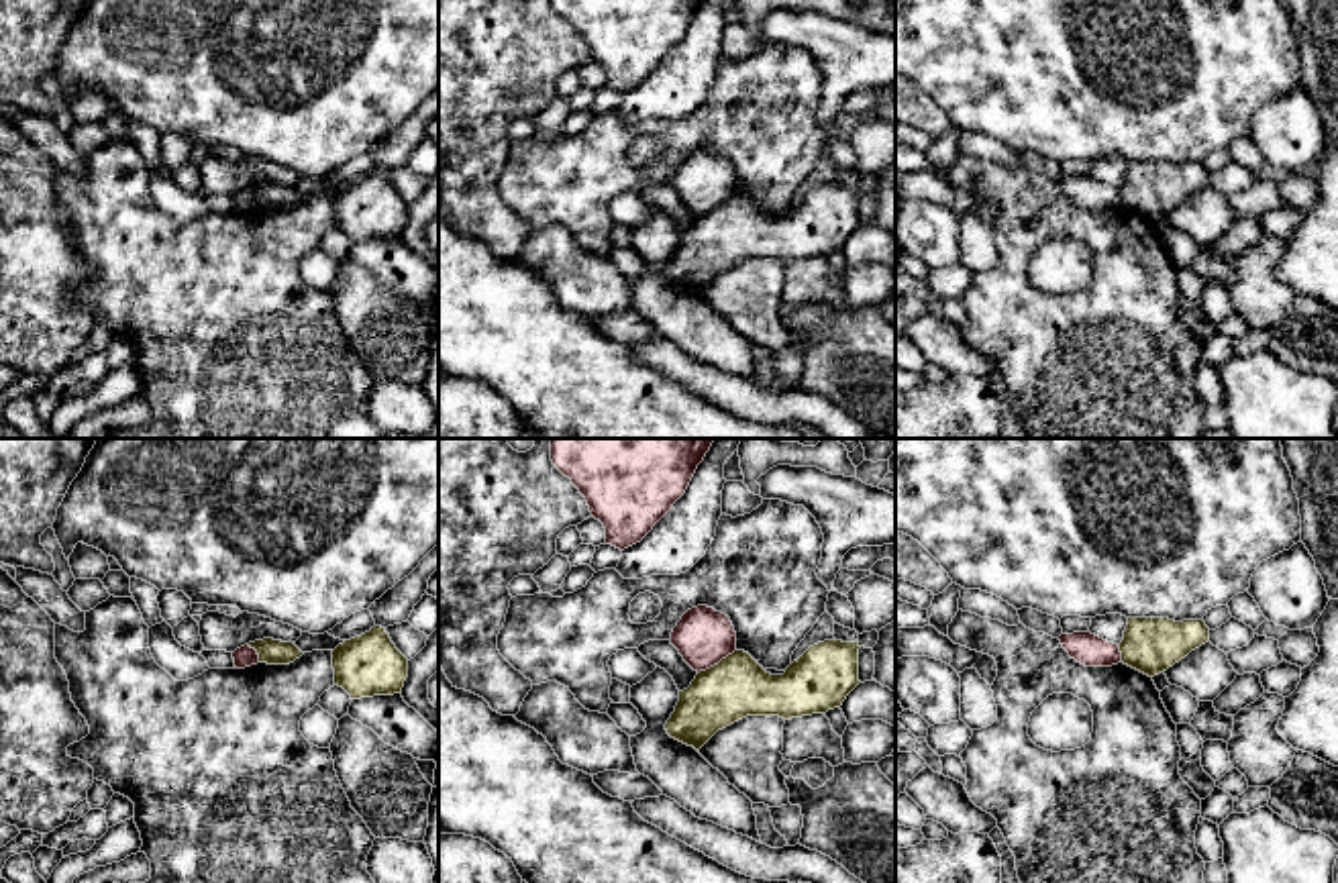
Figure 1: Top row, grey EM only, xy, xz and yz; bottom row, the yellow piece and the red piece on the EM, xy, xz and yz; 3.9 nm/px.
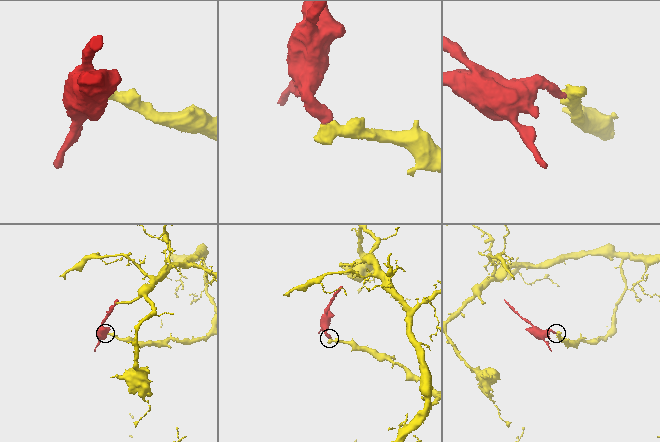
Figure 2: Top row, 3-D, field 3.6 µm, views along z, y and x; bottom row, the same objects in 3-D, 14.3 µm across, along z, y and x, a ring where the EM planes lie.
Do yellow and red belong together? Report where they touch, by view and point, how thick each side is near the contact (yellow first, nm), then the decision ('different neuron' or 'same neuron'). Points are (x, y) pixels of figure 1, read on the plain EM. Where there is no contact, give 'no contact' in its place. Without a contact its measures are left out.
contact xz (718, 206); calibres 240 and 220 nm; different neuron

